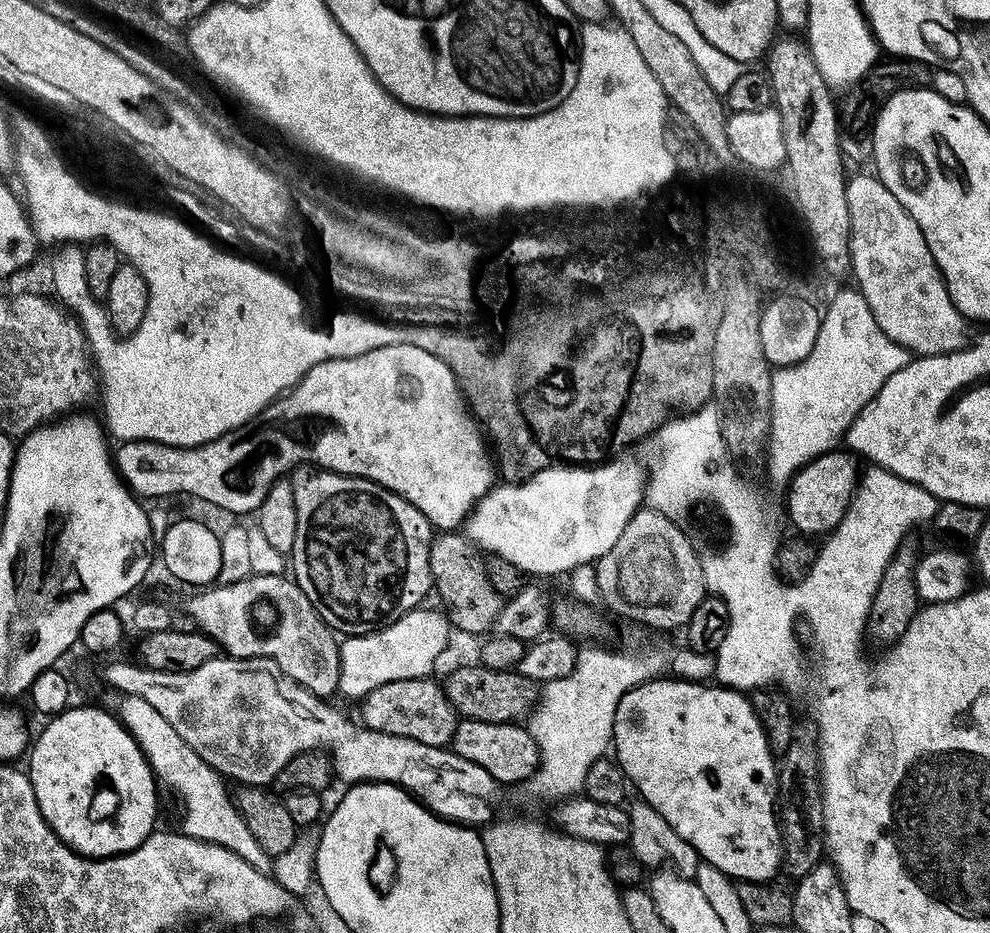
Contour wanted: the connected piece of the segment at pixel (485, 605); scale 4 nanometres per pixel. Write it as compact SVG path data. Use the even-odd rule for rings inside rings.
M444 530L433 535L430 546L430 574L435 595L440 595L448 607L446 616L451 627L462 628L472 636L479 632L487 633L495 625L502 607L502 595L492 585L492 580L484 569L483 558L485 559L481 549L459 531Z

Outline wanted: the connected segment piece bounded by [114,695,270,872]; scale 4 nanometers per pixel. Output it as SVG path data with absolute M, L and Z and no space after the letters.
M121 695L119 699L120 705L114 708L115 715L136 739L136 745L144 751L152 775L163 787L165 784L173 788L184 803L184 835L222 846L238 854L259 872L268 872L270 857L262 850L262 846L258 846L258 842L254 842L254 834L250 834L244 816L230 795L230 788L228 792L229 785L220 773L215 772L193 748L186 746L186 742L182 742L178 730L174 730L174 726L170 726L170 722L166 722L166 718L162 718L162 714L158 714L158 710L146 702L146 698Z

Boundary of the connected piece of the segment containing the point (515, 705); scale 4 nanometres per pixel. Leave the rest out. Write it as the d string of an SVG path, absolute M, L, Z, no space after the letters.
M476 662L454 669L442 680L442 687L457 717L478 722L510 724L523 721L536 707L538 699L537 681L526 678L518 670L490 670Z

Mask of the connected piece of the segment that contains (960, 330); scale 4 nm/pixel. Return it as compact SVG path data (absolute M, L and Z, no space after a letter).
M875 175L847 181L846 202L852 227L852 270L878 326L916 356L933 356L964 347L966 318L954 306L918 222Z

